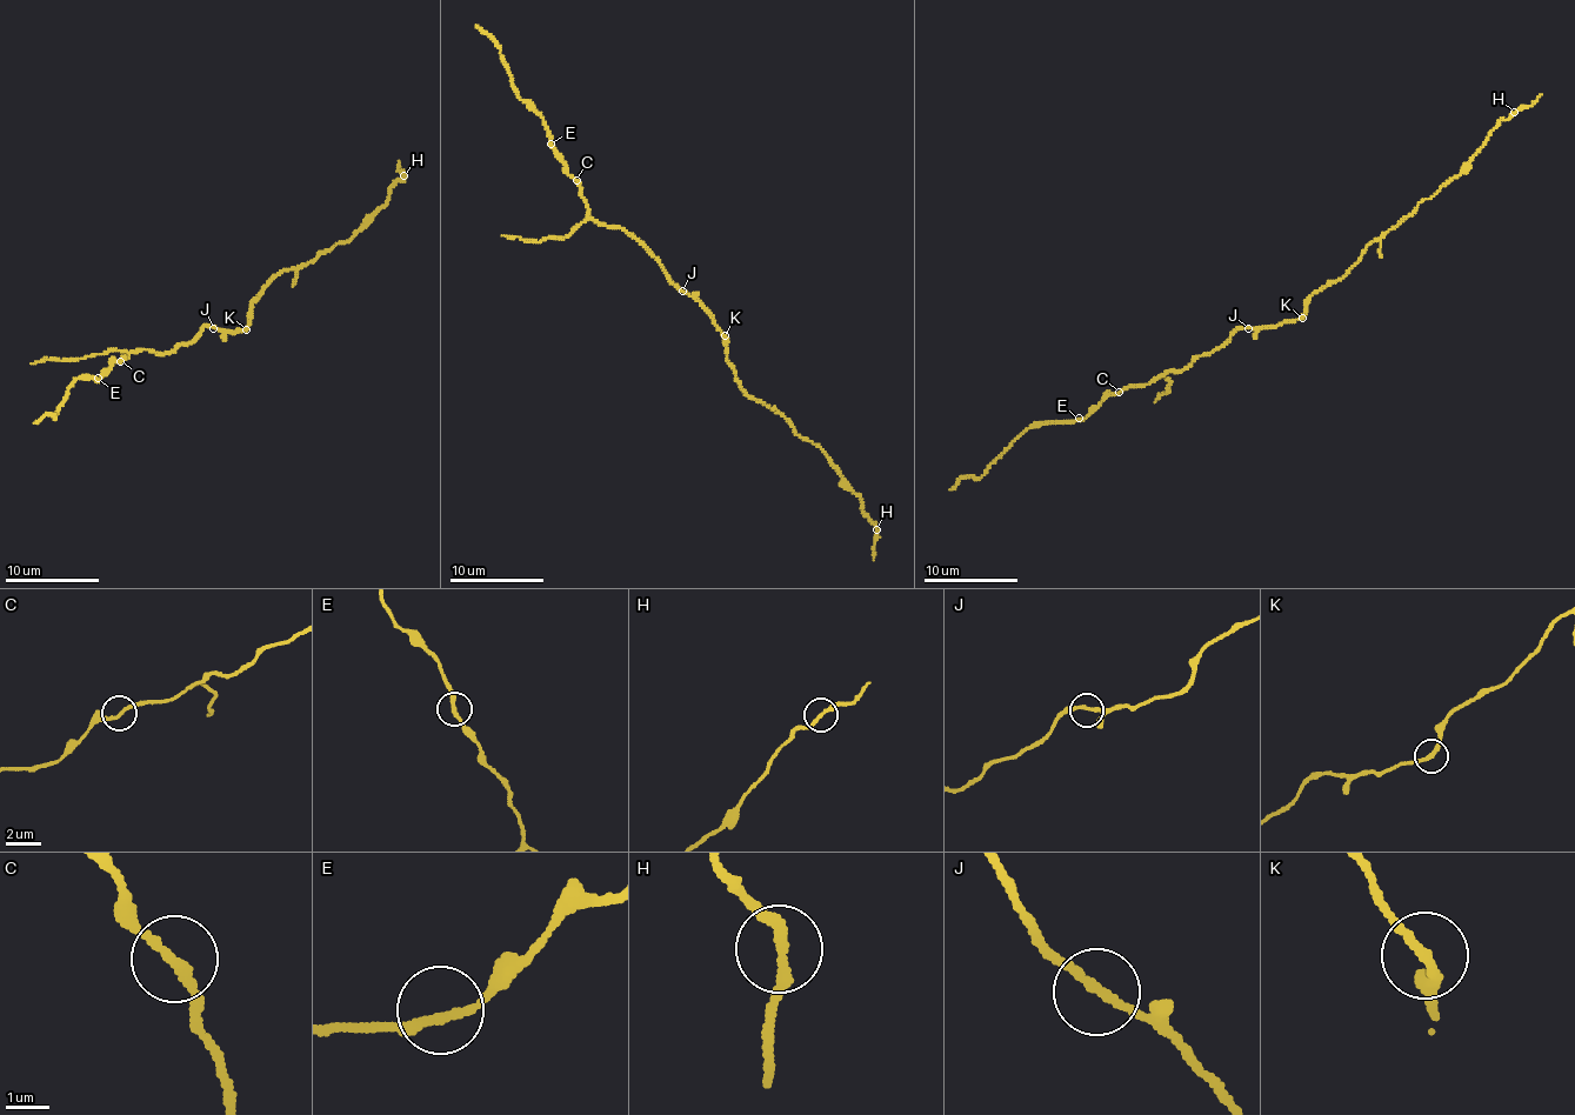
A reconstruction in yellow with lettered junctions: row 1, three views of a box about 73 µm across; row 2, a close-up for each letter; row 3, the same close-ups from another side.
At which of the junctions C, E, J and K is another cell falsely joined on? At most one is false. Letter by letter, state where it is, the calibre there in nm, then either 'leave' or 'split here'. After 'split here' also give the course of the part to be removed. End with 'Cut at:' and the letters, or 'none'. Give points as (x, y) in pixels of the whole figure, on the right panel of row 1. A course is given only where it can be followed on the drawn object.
C: (1119, 392) | 200 nm | leave
E: (1079, 418) | 220 nm | leave
J: (1248, 328) | 190 nm | leave
K: (1302, 318) | 200 nm | leave
Cut at: none

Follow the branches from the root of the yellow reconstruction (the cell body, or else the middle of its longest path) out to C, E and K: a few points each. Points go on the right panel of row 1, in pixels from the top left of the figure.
C: (1261, 327), (1242, 327), (1185, 369), (1169, 369), (1154, 381), (1125, 387), (1119, 392)
E: (1261, 327), (1242, 327), (1185, 369), (1169, 369), (1147, 384), (1129, 385), (1079, 418)
K: (1261, 327), (1281, 325), (1301, 316)

